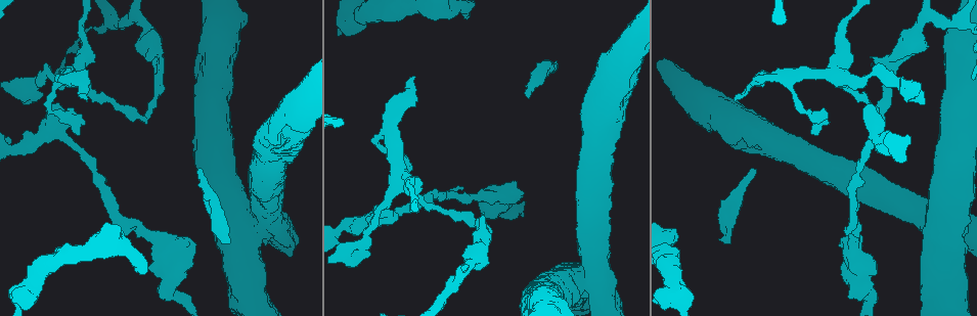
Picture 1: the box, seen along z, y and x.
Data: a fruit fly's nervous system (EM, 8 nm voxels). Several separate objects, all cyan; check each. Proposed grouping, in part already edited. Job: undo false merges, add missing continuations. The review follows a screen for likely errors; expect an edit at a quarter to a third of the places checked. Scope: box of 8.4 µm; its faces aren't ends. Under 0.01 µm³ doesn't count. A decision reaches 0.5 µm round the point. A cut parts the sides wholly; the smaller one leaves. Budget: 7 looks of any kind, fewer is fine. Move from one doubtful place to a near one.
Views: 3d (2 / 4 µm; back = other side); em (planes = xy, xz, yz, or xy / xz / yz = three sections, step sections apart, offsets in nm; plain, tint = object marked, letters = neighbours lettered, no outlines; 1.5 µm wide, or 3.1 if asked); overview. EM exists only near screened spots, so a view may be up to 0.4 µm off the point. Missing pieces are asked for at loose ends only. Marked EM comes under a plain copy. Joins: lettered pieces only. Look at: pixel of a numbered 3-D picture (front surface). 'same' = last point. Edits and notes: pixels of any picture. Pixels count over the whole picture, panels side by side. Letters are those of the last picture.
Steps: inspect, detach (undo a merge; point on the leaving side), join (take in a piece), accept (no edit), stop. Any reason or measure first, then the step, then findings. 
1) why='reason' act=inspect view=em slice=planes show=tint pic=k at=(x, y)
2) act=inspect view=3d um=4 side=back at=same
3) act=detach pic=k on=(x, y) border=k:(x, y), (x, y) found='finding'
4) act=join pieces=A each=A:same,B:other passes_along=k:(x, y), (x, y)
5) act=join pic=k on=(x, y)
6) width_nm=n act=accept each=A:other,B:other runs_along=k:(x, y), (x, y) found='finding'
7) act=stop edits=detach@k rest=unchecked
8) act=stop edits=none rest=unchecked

why='branch stops here' act=inspect view=3d um=2 pic=1 at=(155, 70)

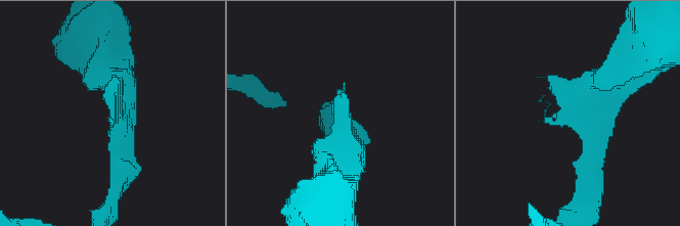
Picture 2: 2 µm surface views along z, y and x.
why='shape alone is not enough' act=inspect view=em slice=planes show=letters pic=2 at=(336, 90)

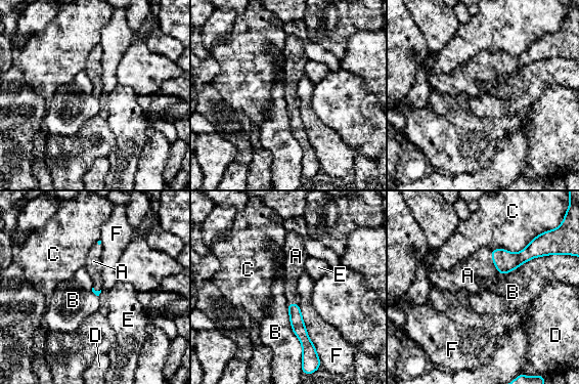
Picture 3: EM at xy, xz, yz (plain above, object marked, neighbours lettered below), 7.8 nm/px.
act=join pieces=A each=A:same,B:other,C:other,D:other,E:other,F:other passes_along=3:(504, 261), (493, 262), (468, 275) found='it goes on there'

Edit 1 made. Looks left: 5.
why='an open end' act=inspect view=em slice=yz step=4 show=letters pic=1 at=(139, 273)

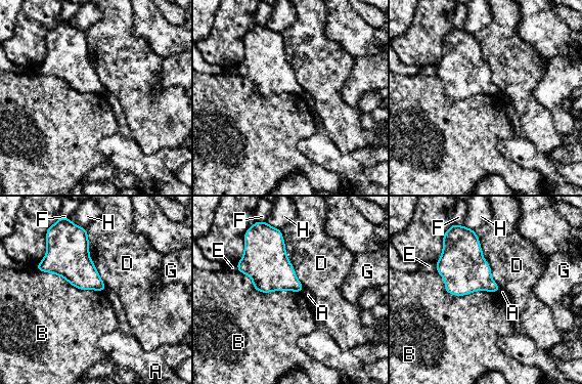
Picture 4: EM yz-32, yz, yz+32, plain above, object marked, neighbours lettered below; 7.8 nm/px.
act=accept each=A:other,B:other,D:other,E:other,F:other,G:other,H:other border=4:(436, 271), (456, 295), (499, 292) found='none of them fits'

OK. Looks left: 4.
act=stop edits=join@3 rest=unchecked

